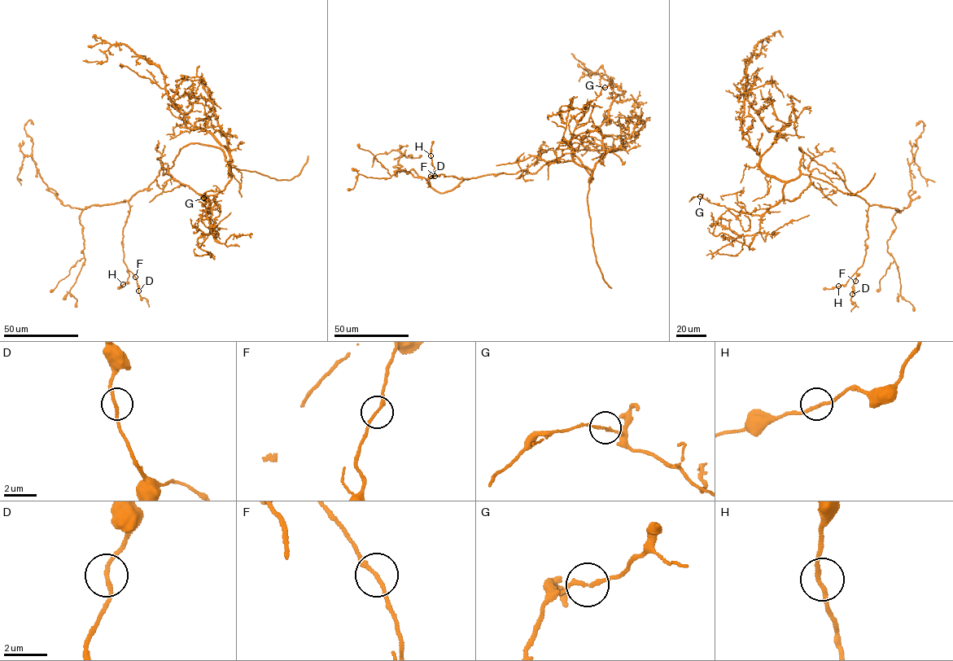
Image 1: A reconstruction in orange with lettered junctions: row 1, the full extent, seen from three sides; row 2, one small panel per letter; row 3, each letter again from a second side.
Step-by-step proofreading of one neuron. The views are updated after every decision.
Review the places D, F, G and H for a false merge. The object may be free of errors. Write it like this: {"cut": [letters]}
{"cut": []}

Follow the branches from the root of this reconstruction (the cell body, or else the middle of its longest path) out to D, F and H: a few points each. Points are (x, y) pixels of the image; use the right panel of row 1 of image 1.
D: (801, 149), (837, 173), (848, 190), (868, 206), (866, 254), (856, 272), (852, 294)
F: (801, 149), (837, 173), (848, 190), (868, 206), (866, 254), (854, 281)
H: (801, 149), (837, 173), (848, 190), (868, 206), (868, 238), (865, 240), (863, 264), (846, 283), (838, 286)

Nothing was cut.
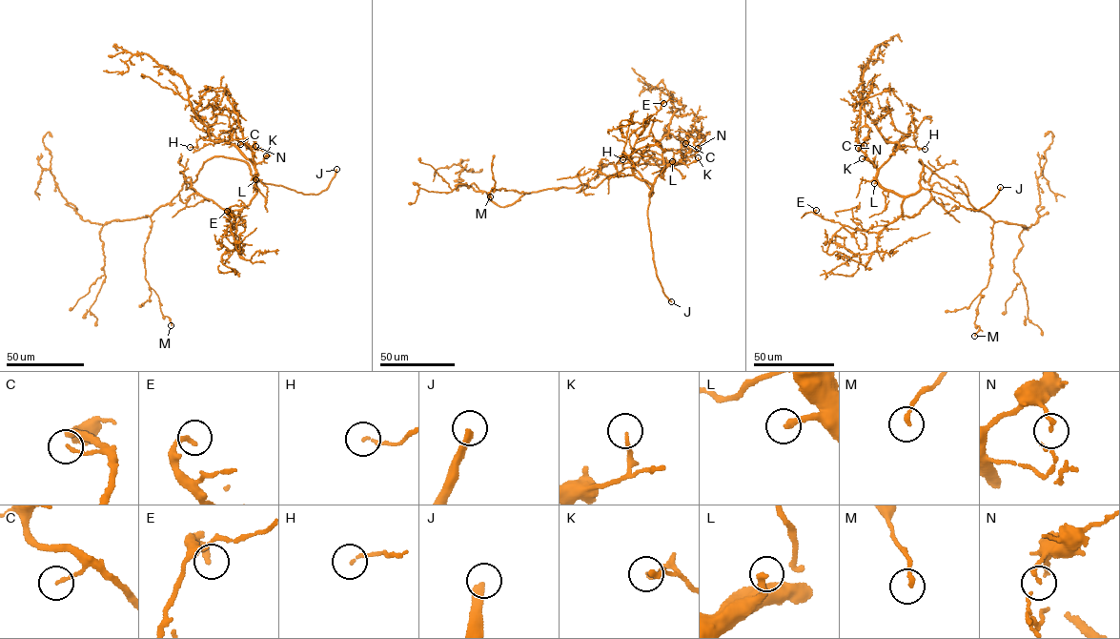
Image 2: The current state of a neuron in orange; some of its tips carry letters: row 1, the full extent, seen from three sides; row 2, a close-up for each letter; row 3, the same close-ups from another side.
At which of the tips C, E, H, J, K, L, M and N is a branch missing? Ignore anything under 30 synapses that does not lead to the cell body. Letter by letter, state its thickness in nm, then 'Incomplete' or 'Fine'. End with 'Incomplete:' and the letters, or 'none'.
C: Thickness 130 nm. Fine
E: Thickness 240 nm. Fine
H: Thickness 100 nm. Fine
J: Thickness 320 nm. Incomplete
K: Thickness 110 nm. Fine
L: Thickness 240 nm. Incomplete
M: Thickness 170 nm. Fine
N: Thickness 130 nm. Fine
Incomplete: J, L

